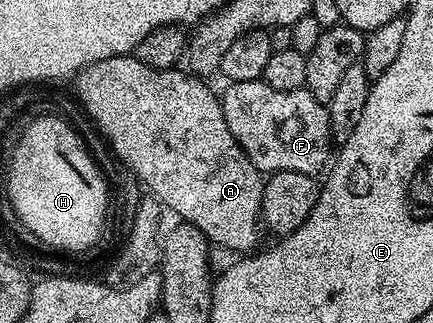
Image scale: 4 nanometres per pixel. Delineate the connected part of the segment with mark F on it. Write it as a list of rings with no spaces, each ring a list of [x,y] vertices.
[[[261,80],[231,82],[225,88],[220,94],[224,120],[228,120],[232,136],[236,136],[255,168],[263,172],[283,170],[317,175],[318,169],[331,161],[330,111],[309,90],[276,92],[276,88]]]

